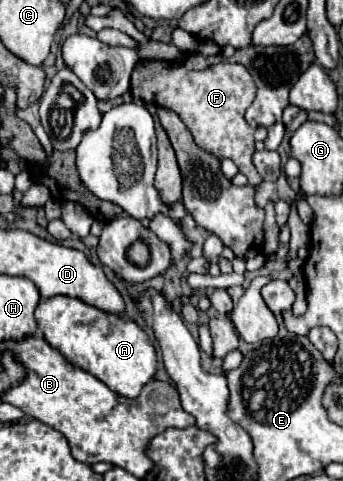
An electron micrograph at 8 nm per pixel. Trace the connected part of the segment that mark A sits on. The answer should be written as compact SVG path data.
M66 295L40 301L34 317L44 339L54 349L58 349L68 363L88 371L122 397L136 399L140 389L156 373L156 351L148 335L130 319L100 311L80 299Z

